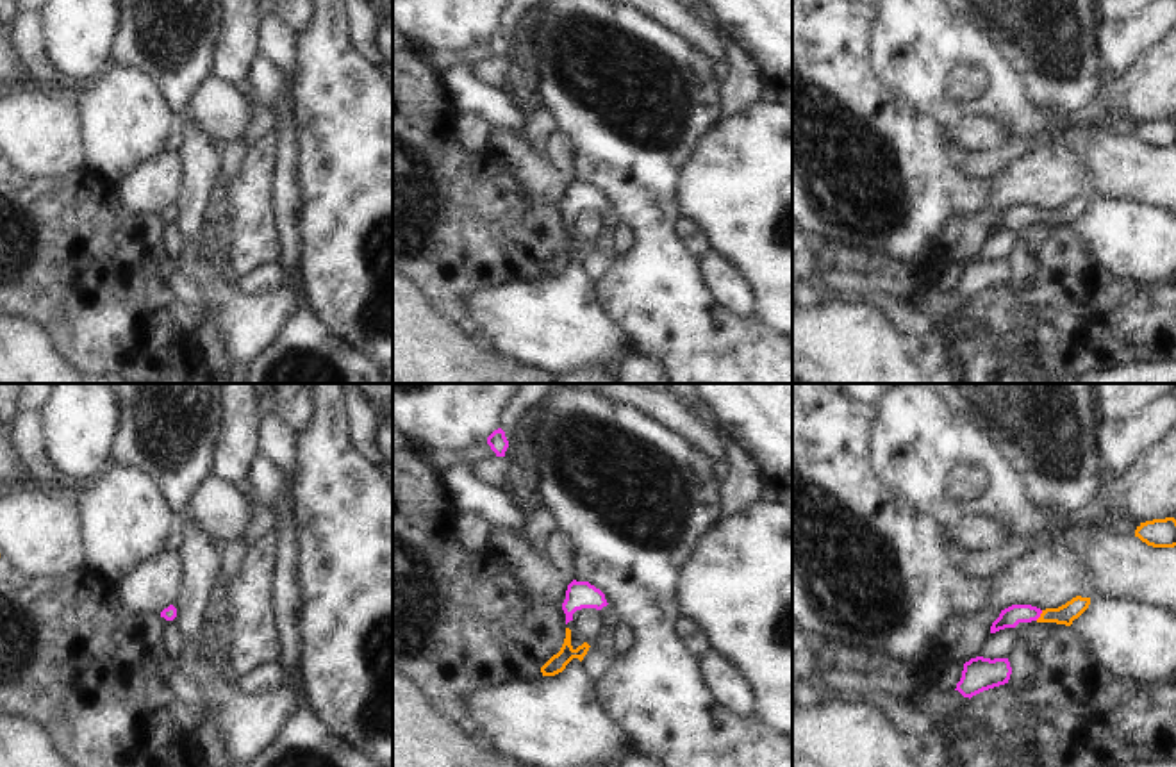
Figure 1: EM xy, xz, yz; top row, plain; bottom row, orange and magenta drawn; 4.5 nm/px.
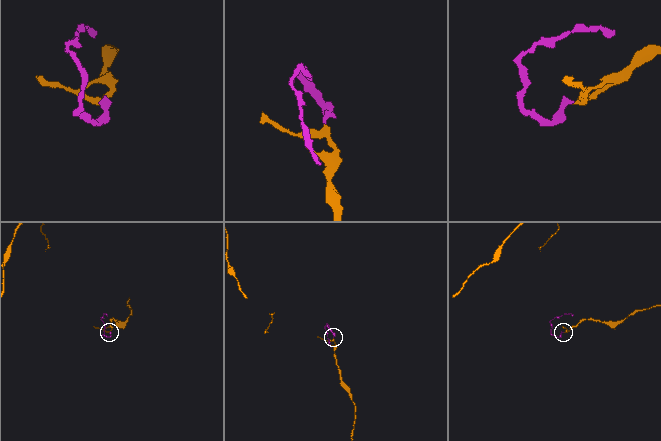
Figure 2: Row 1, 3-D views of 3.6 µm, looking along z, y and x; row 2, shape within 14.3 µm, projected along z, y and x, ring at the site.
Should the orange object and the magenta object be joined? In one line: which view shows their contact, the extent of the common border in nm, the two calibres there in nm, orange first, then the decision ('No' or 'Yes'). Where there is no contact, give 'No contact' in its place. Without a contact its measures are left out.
Touches orange in yz. Shared border 60 nm. Thickness 90 nm (orange) against 90 nm. Yes.

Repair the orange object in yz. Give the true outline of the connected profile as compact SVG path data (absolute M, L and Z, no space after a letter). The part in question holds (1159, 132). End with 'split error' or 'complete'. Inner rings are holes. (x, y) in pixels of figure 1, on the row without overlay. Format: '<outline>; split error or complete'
M1165 118L1140 123L1135 130L1135 137L1153 148L1174 148L1176 120Z; complete

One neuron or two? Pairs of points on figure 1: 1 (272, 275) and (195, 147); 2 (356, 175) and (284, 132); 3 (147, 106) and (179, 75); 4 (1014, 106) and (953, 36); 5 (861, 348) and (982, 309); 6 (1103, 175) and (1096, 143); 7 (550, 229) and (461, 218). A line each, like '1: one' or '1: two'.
1: two
2: two
3: two
4: one
5: two
6: one
7: one

